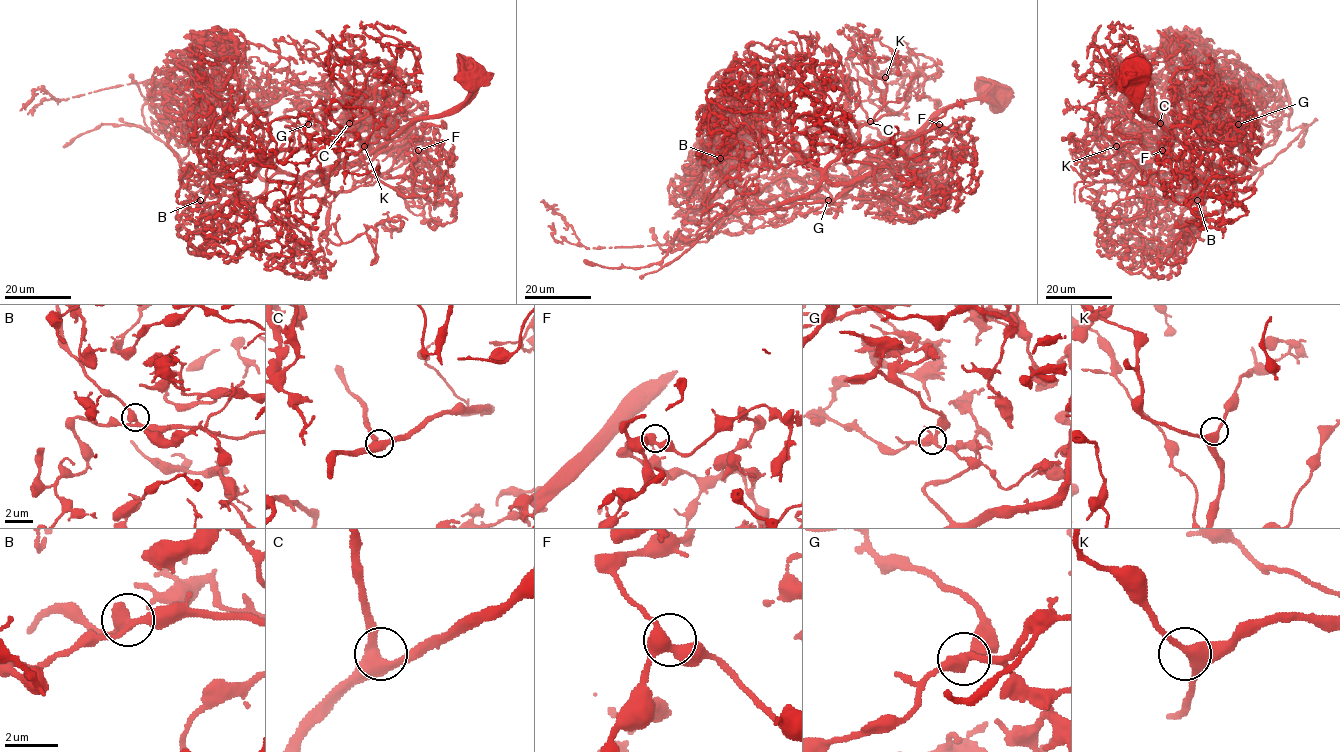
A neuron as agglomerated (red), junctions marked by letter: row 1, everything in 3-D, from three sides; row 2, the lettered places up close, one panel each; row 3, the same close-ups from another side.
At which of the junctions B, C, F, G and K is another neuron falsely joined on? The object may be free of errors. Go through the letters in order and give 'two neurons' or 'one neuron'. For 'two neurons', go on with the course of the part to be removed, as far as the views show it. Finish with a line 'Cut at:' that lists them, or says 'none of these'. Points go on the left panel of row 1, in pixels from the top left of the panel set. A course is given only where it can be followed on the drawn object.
B: one neuron
C: one neuron
F: one neuron
G: one neuron
K: one neuron
Cut at: none of these

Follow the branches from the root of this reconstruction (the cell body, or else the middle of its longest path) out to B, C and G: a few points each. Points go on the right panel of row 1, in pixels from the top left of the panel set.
B: (1134, 76), (1143, 74), (1138, 112), (1221, 168), (1211, 177), (1200, 173), (1206, 198), (1201, 205), (1196, 200)
C: (1134, 76), (1143, 74), (1138, 112), (1218, 165), (1221, 174), (1193, 183), (1171, 150), (1160, 123)
G: (1134, 76), (1143, 74), (1138, 112), (1218, 165), (1218, 177), (1229, 181), (1239, 181), (1246, 166), (1238, 124)

